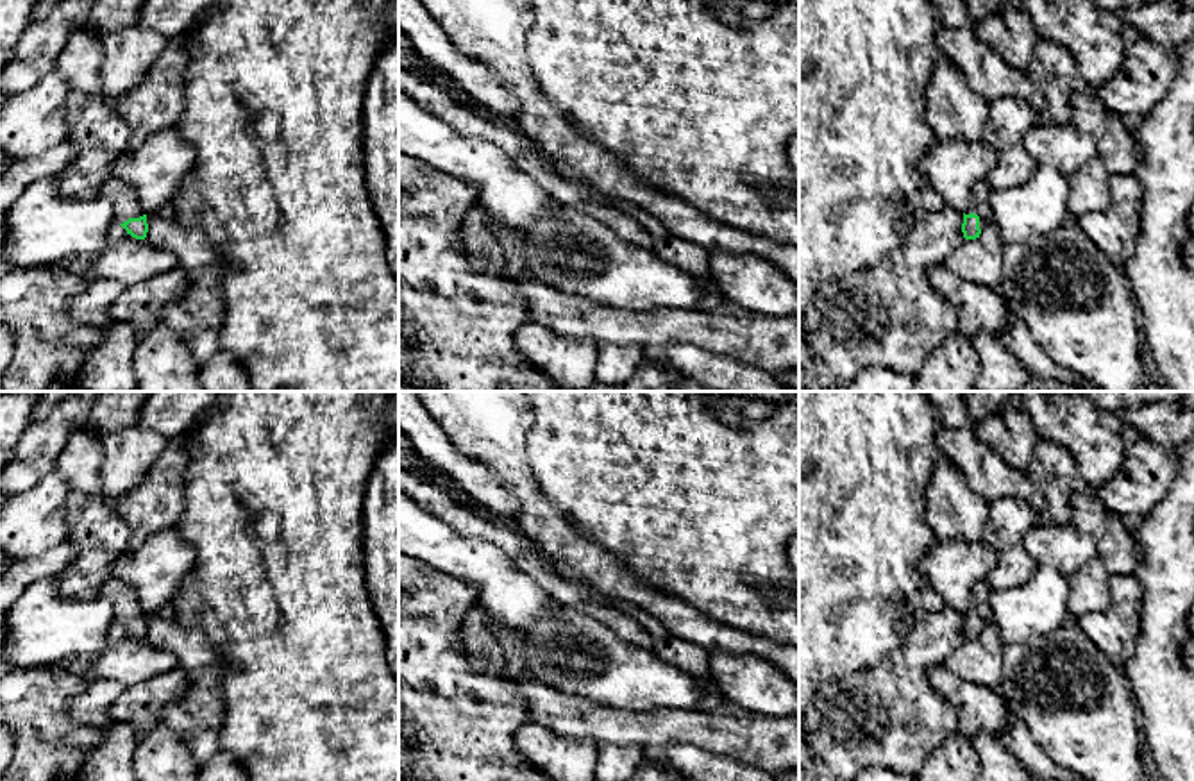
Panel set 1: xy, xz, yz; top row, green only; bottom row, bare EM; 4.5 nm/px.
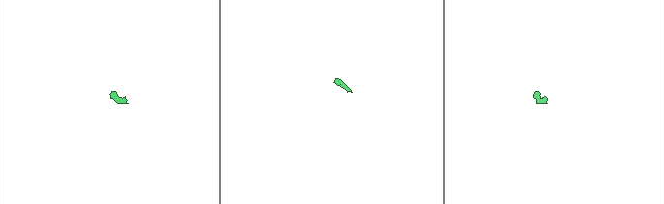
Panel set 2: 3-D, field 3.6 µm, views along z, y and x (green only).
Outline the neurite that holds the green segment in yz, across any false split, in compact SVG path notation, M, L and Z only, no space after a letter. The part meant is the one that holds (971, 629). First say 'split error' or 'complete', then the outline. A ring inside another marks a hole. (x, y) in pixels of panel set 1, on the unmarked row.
split error | M980 581L972 588L971 604L963 613L962 633L965 640L976 640L992 624L990 593L992 586Z

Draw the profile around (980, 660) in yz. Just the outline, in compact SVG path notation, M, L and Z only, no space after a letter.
M990 624L976 640L965 640L942 665L960 679L996 690L1003 679L1003 649L999 629Z

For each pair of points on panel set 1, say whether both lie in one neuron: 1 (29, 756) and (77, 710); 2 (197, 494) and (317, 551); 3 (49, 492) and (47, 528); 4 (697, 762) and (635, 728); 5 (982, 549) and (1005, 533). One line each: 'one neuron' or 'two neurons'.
1: two neurons
2: one neuron
3: one neuron
4: two neurons
5: two neurons

